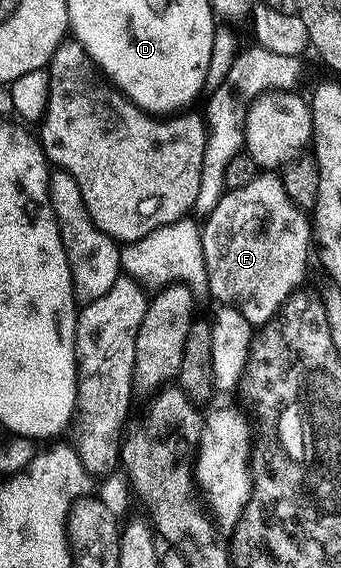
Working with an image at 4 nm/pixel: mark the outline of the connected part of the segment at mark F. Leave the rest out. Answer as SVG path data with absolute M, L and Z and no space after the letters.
M260 173L254 177L253 181L248 183L246 187L225 190L223 196L217 201L205 223L202 223L201 246L204 247L205 271L207 292L209 296L213 296L217 304L221 306L232 307L243 315L253 327L266 324L273 316L274 318L281 312L286 302L299 289L300 283L306 275L306 263L308 261L308 251L312 249L312 225L307 216L299 209L290 198L283 187L283 183L279 176L270 173Z

